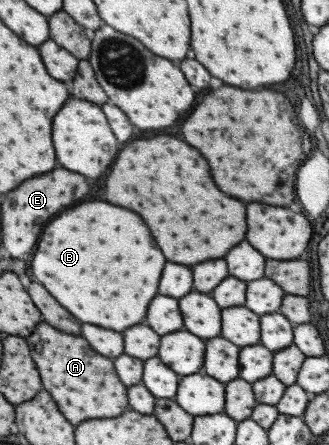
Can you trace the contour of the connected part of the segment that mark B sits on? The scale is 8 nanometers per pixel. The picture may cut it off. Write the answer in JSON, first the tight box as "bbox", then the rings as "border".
{"bbox":[31,201,165,331],"border":[[[87,201],[57,215],[49,225],[45,225],[31,259],[33,281],[43,285],[63,309],[67,309],[81,323],[113,331],[123,331],[145,317],[147,305],[157,293],[157,283],[165,263],[143,221],[133,211],[105,201]]]}

